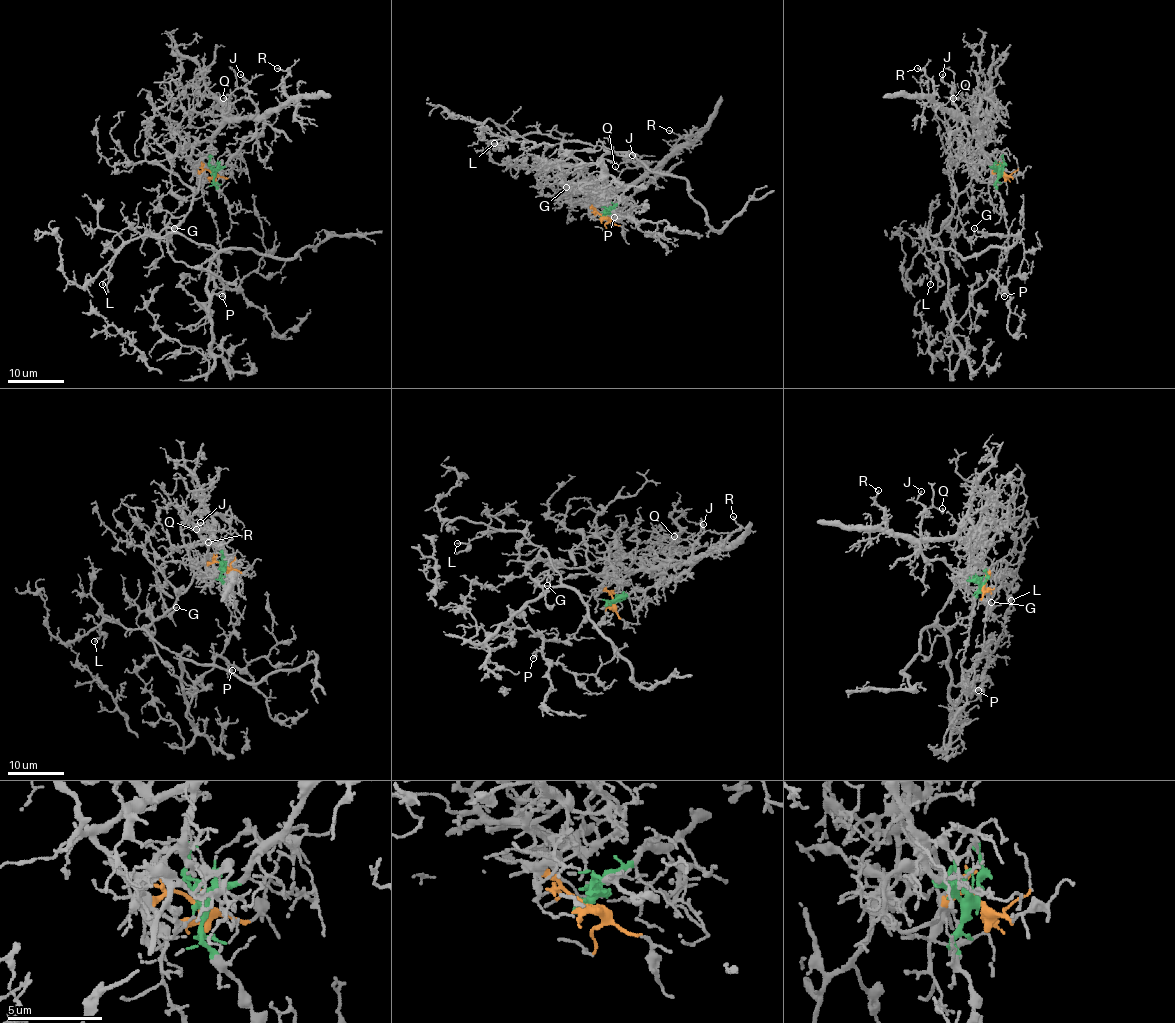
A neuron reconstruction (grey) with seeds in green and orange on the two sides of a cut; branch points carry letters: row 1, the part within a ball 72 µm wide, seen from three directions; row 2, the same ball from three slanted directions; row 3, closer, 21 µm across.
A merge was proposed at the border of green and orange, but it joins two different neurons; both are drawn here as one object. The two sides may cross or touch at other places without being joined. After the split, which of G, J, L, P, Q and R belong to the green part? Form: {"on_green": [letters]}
{"on_green": ["J", "Q", "R"]}

